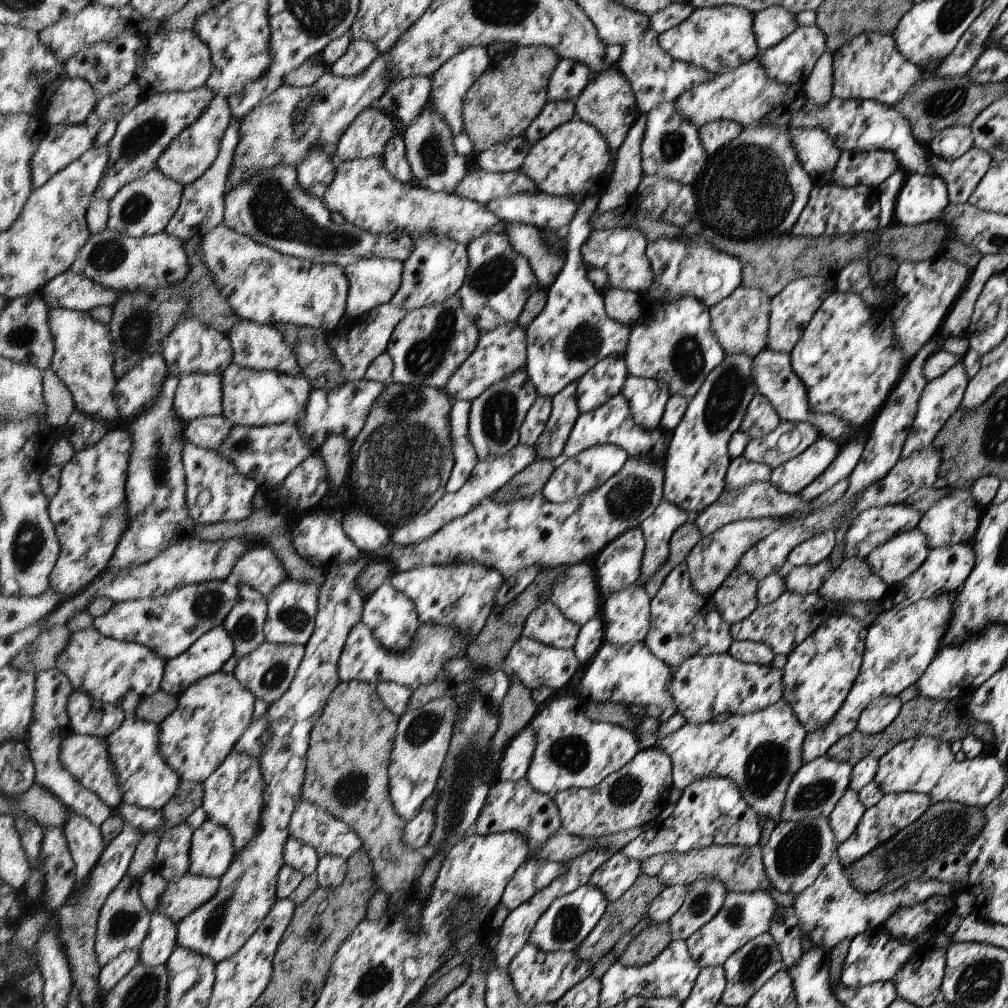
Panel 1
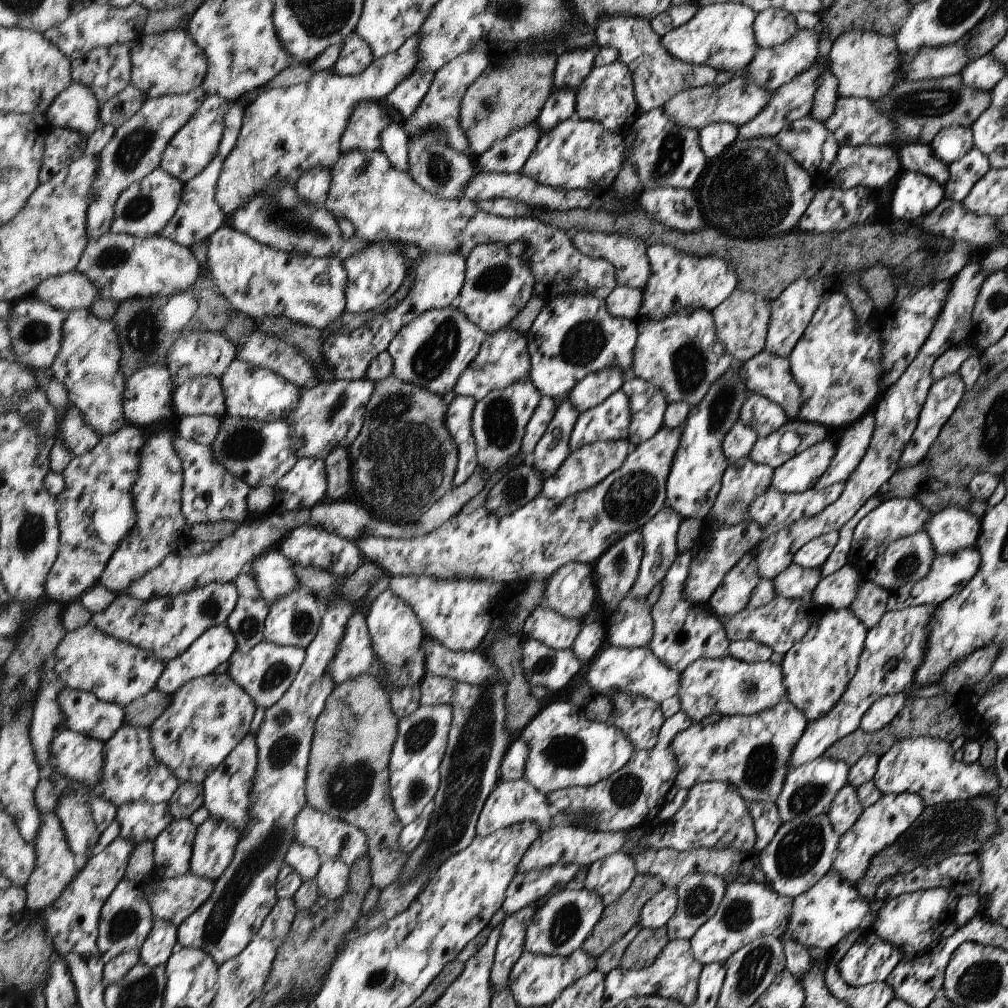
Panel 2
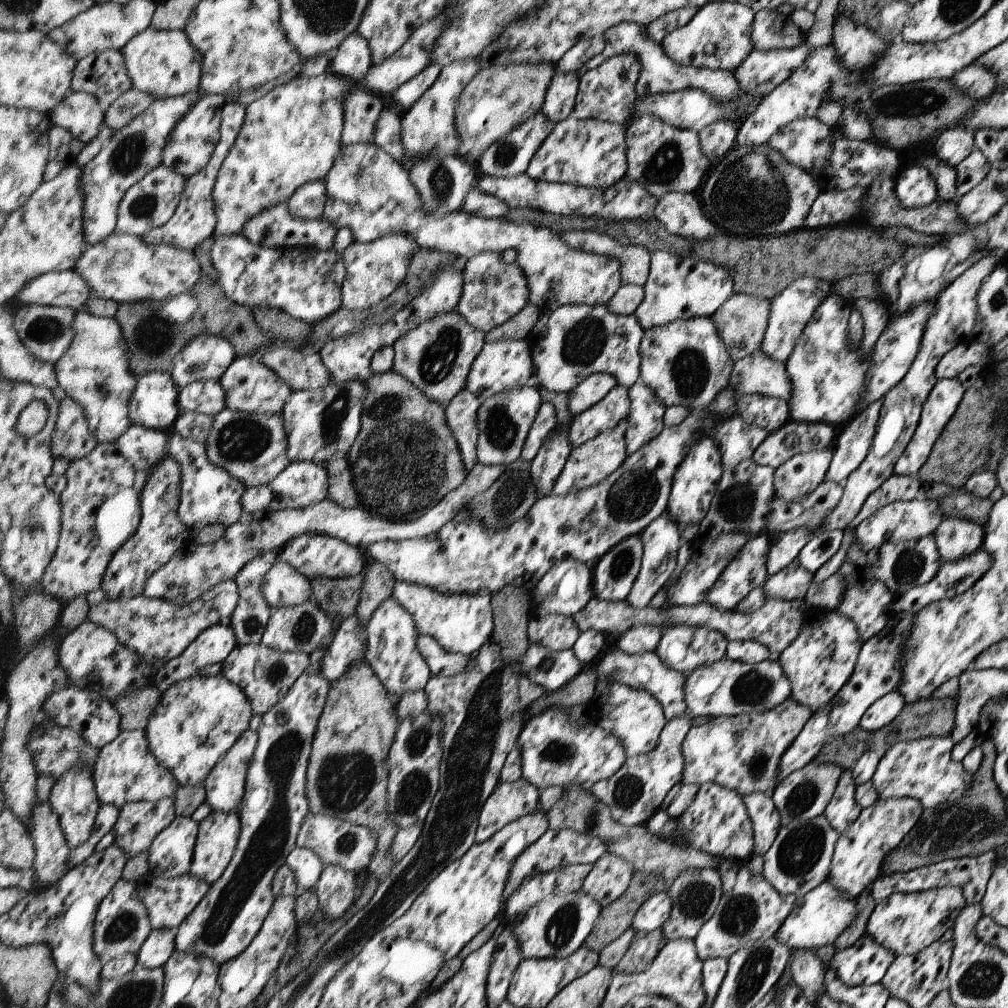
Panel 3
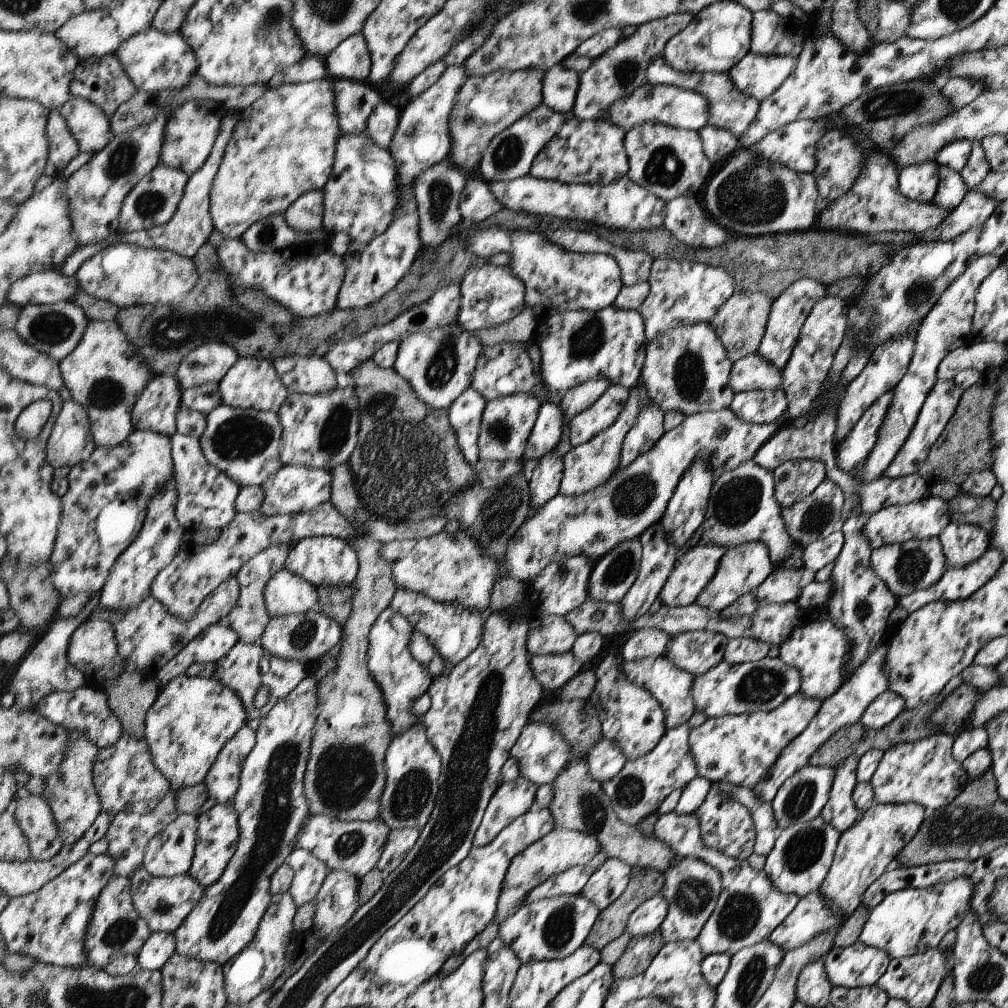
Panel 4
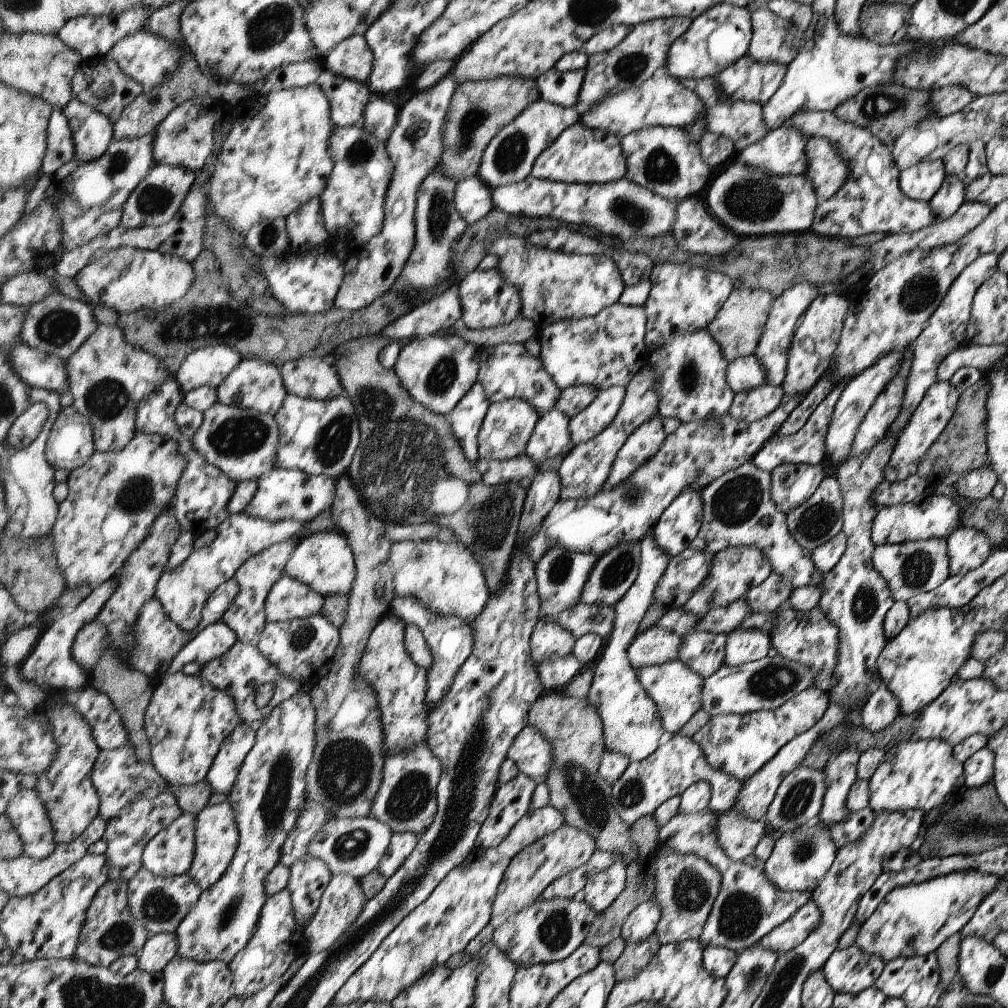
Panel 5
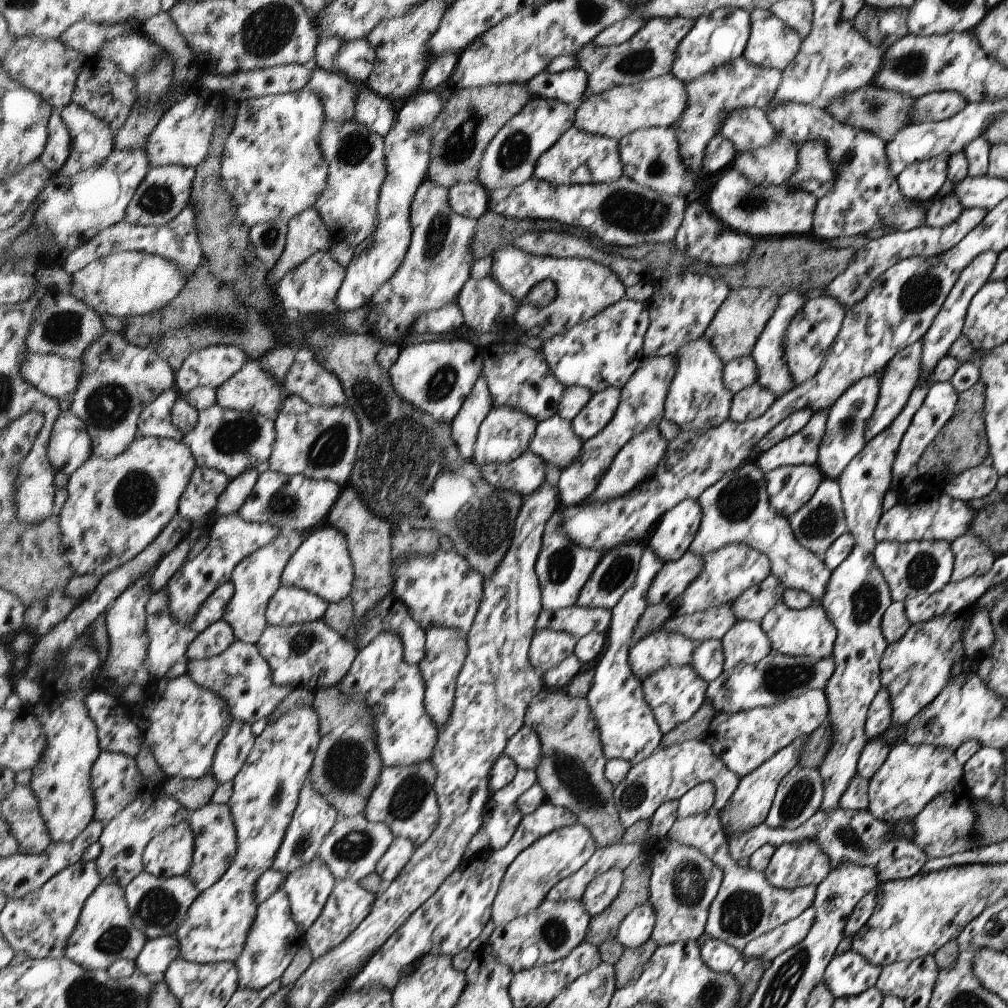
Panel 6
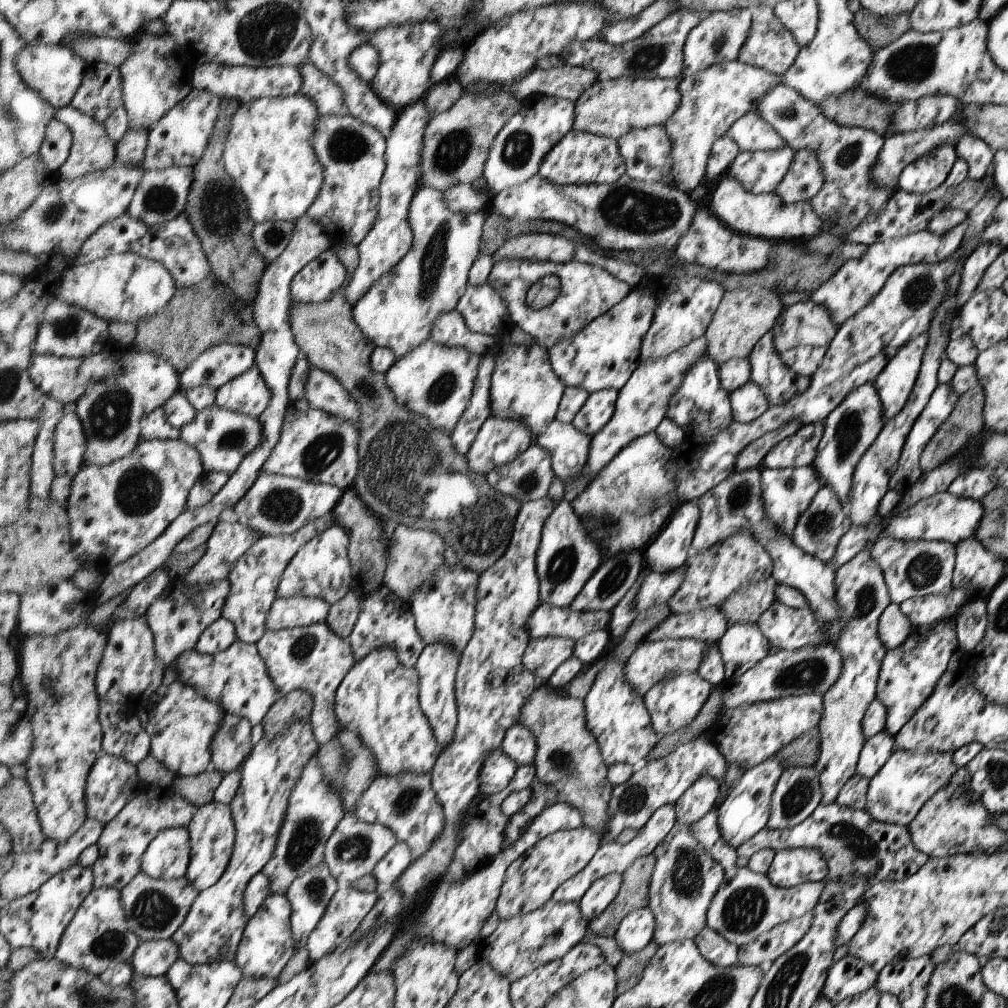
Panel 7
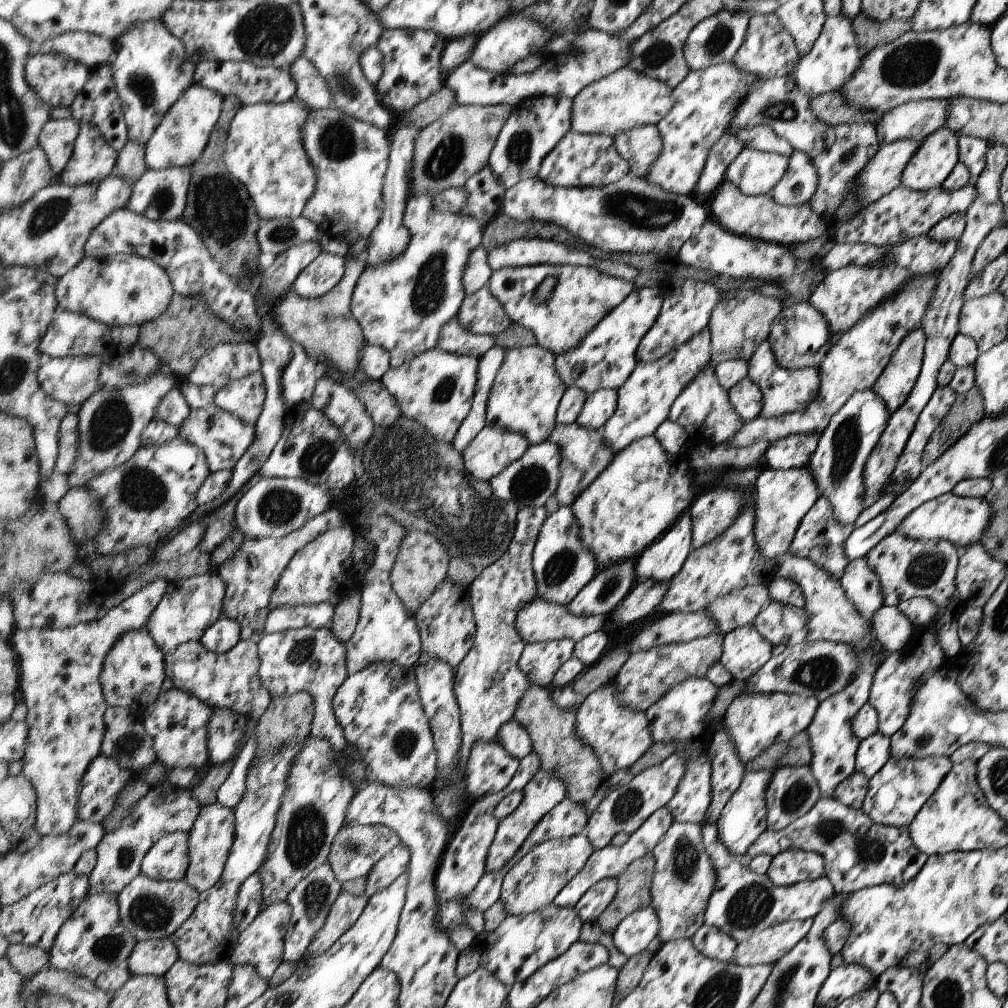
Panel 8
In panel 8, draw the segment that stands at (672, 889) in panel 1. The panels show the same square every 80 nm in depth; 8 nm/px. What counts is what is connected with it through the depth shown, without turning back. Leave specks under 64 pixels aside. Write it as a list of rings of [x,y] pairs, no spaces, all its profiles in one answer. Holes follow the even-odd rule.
[[[652,906],[630,915],[615,931],[614,946],[626,957],[645,951],[660,935],[660,915]]]

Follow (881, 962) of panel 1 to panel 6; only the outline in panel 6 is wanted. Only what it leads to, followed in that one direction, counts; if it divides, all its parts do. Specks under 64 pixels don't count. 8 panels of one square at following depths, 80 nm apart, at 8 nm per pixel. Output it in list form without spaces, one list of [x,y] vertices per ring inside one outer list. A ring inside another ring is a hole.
[[[856,950],[836,954],[826,968],[824,984],[829,986],[834,999],[859,996],[875,987],[880,979],[882,966],[871,964]]]

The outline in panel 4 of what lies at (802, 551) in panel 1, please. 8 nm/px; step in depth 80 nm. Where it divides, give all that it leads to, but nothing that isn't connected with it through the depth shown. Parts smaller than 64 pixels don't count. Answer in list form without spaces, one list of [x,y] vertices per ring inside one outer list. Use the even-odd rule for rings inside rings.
[[[839,529],[828,538],[816,540],[804,548],[804,569],[816,575],[822,568],[835,563],[845,545],[845,536]]]

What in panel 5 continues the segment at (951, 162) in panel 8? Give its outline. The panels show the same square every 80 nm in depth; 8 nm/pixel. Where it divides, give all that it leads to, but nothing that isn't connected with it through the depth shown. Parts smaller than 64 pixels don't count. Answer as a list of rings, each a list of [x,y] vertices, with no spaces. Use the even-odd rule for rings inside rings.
[[[942,159],[926,160],[899,173],[901,192],[910,199],[929,203],[945,183],[945,164]]]

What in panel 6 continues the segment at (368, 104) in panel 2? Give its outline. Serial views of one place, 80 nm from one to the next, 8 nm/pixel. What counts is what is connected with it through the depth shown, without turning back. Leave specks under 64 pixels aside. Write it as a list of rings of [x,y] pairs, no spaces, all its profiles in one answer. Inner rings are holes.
[[[315,66],[307,86],[323,98],[327,120],[346,122],[354,119],[354,86],[346,82],[342,74]]]

